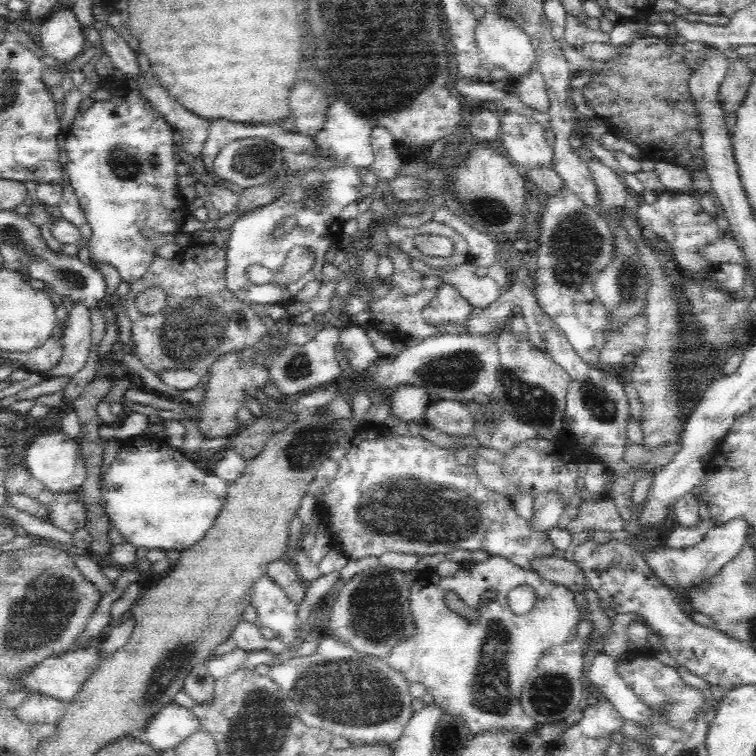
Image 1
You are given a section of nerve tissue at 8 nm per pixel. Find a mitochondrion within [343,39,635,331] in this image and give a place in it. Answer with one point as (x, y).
(575, 244)

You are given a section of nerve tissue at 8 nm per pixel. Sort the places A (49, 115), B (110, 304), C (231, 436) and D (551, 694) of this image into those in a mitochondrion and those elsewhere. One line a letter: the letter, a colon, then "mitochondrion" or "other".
A: other
B: other
C: other
D: mitochondrion

